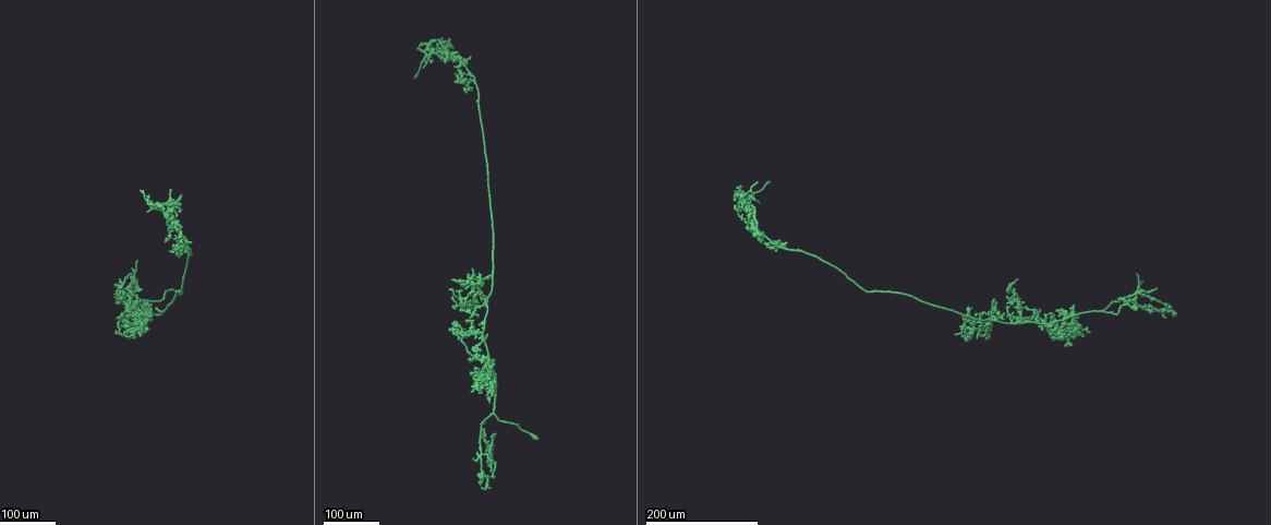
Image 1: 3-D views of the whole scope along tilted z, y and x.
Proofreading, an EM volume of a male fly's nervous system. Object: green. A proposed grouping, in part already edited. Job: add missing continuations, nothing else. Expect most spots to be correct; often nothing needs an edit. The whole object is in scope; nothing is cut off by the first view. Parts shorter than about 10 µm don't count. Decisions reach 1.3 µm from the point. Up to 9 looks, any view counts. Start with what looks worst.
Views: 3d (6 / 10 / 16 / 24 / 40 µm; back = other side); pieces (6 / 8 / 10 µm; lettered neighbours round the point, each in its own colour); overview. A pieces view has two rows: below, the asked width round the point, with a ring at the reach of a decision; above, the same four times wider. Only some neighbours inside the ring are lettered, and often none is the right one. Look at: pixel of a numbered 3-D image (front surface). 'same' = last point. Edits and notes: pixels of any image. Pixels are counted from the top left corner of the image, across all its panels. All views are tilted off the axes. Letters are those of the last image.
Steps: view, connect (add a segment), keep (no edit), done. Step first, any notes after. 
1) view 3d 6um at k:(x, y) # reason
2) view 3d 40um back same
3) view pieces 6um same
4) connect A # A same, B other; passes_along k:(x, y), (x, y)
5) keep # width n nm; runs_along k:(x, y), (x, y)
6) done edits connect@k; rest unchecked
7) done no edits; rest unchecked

view 3d 24um at 1:(414, 76) # thin end

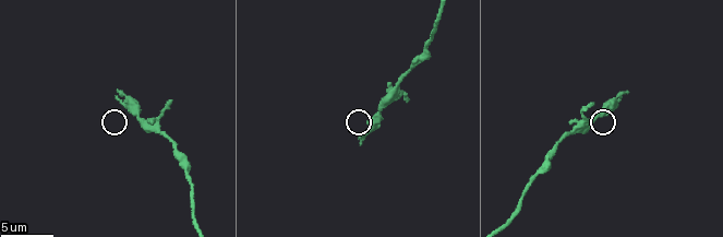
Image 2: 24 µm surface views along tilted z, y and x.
view pieces 6um at 2:(117, 90)

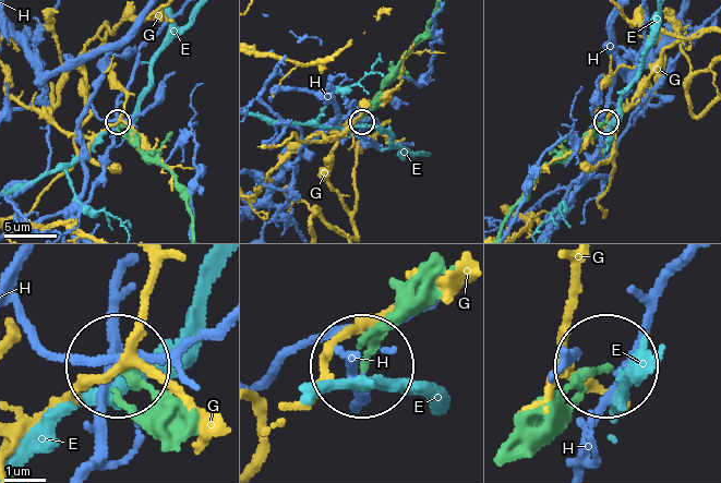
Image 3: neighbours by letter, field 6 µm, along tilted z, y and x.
keep # E other, G other, H other; runs_along 3:(536, 442), (608, 369); no lettered segment goes on from it

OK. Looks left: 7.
view 3d 40um at 1:(424, 67) # long arm stops here

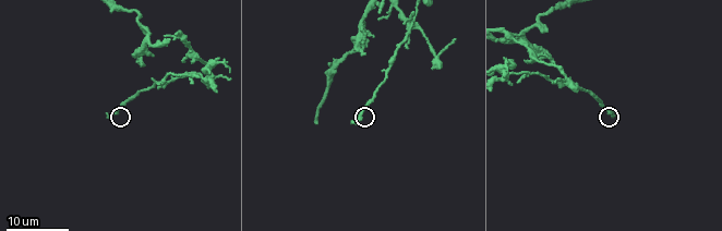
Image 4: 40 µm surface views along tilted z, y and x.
view pieces 10um at 4:(109, 113)

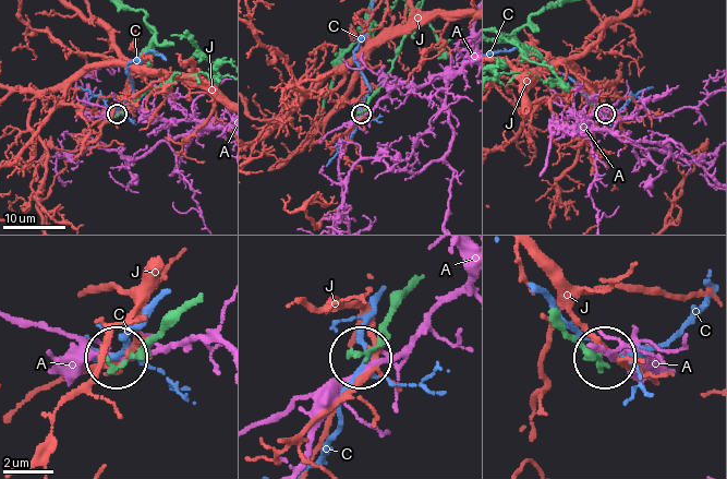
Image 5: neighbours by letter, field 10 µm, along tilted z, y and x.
keep # A other, C other, J other; none of them fits

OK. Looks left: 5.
view 3d 40um at 1:(481, 486) # free end

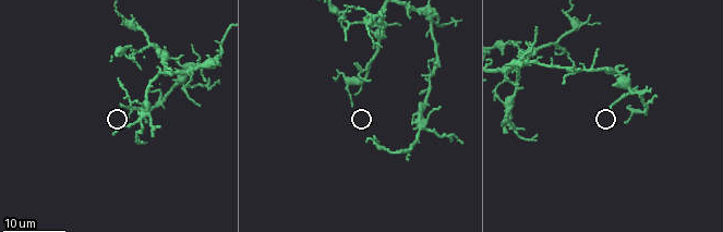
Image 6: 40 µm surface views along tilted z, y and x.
view pieces 10um at 6:(120, 107)

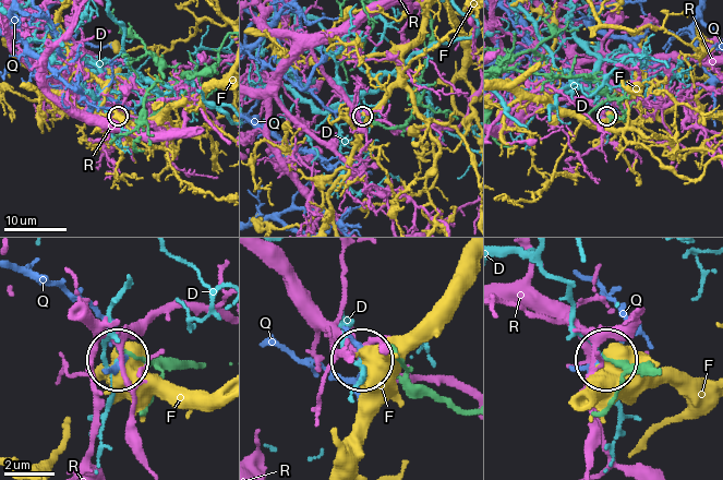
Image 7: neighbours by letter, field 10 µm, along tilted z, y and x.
keep # width 200 nm; D other, F other, Q other, R other; runs_along 7:(652, 370), (627, 368), (607, 358); no lettered segment goes on from it

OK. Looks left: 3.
view 3d 24um at 1:(455, 59) # free end

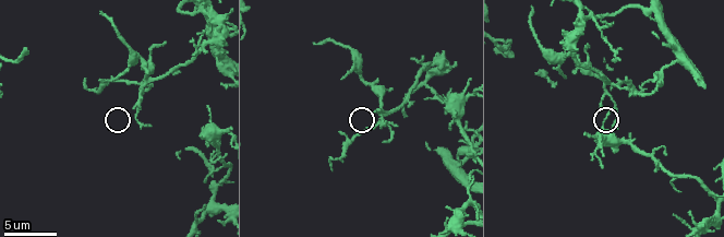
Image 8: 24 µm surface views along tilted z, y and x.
view pieces 6um at 8:(383, 140)

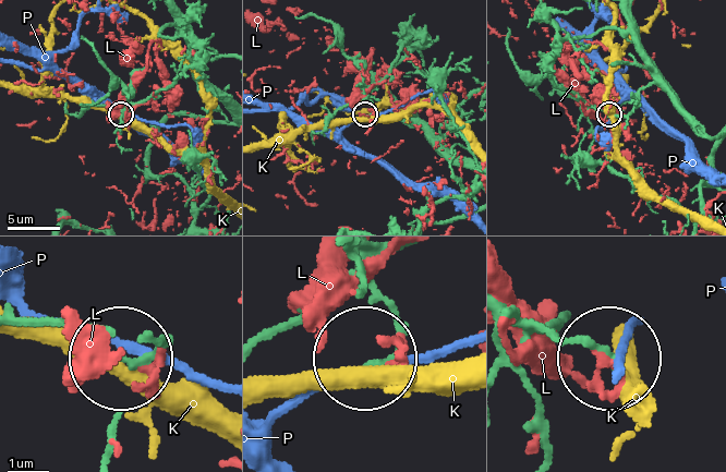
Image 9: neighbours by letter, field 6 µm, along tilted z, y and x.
keep # K other, L other, P other; no lettered segment goes on from it

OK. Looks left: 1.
done no edits; rest unchecked

